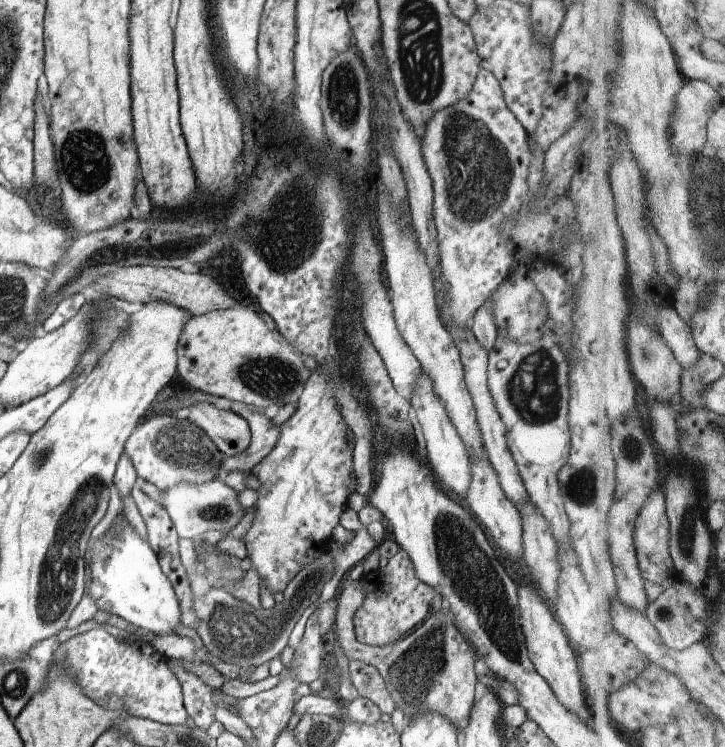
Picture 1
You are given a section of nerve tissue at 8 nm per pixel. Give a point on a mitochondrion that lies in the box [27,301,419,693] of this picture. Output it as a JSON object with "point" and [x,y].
{"point":[60,566]}

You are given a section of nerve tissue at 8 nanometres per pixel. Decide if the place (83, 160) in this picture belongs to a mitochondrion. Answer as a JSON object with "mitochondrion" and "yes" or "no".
{"mitochondrion":"yes"}

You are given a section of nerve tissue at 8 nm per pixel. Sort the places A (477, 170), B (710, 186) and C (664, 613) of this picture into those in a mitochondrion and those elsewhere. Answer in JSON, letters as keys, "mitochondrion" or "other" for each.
{"A":"mitochondrion","B":"mitochondrion","C":"mitochondrion"}

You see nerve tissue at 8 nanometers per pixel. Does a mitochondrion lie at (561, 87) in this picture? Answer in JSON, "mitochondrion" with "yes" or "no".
{"mitochondrion":"no"}

